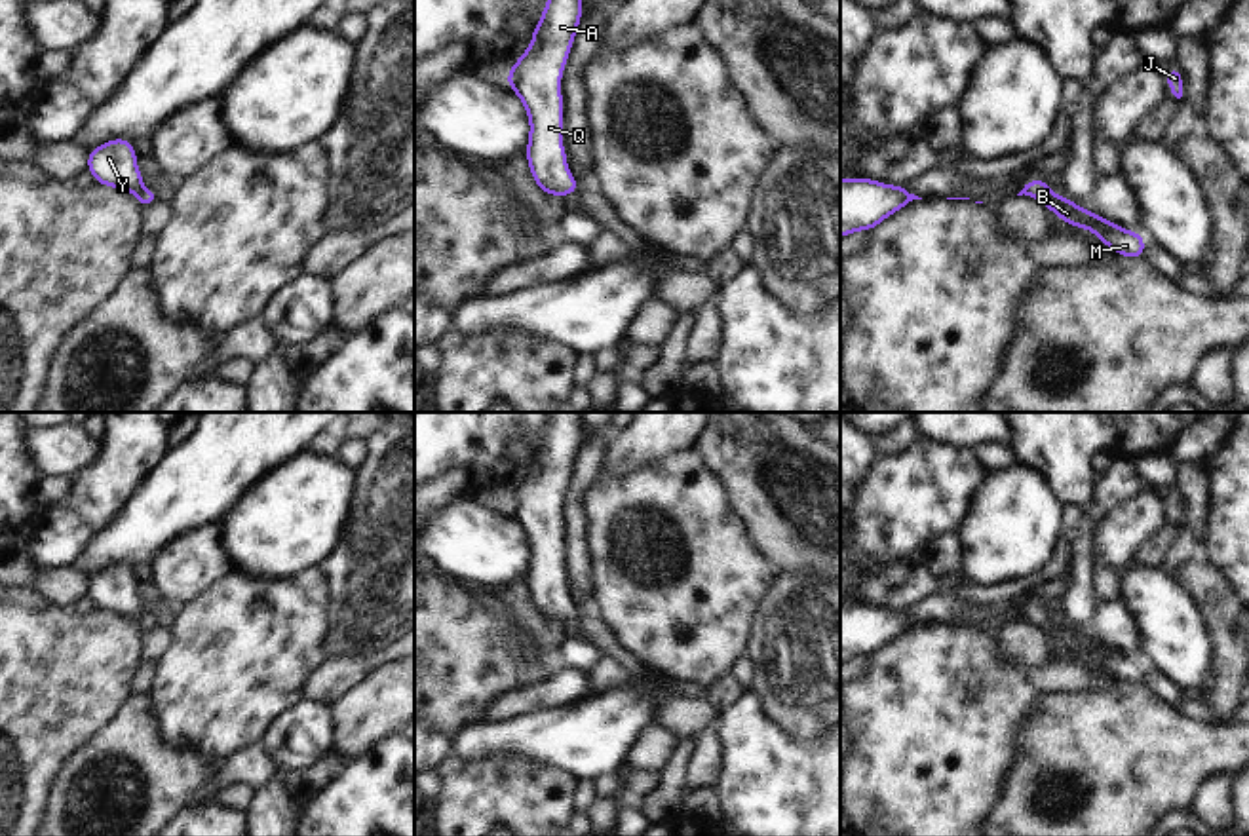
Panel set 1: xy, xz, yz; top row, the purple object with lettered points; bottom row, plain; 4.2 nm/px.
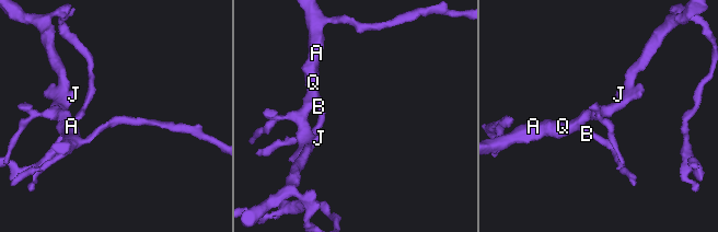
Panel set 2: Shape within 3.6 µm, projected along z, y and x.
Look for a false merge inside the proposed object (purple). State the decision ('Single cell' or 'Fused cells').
Single cell

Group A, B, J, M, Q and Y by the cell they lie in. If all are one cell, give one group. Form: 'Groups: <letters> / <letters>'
Groups: A B J M Q Y

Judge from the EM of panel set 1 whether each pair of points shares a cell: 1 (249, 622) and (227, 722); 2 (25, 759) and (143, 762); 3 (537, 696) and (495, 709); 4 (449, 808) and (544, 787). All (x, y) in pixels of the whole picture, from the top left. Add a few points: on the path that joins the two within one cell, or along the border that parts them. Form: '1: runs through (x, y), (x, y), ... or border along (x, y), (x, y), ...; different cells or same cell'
1: runs through (244, 646), (227, 673), (227, 698); same cell
2: border along (97, 730), (63, 762), (52, 783), (48, 802); different cells
3: runs through (527, 698), (504, 705); same cell
4: runs through (472, 800), (489, 791), (521, 791); same cell

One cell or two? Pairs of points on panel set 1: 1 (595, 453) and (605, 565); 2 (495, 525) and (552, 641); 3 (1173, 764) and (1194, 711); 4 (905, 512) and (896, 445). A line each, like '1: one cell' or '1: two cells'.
1: two cells
2: two cells
3: two cells
4: two cells

